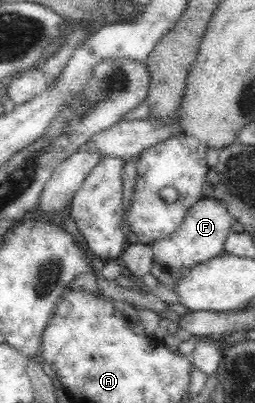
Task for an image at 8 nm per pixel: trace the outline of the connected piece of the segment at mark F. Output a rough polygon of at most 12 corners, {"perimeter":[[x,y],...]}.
{"perimeter":[[205,197],[167,238],[150,273],[167,288],[225,250],[235,218]]}

